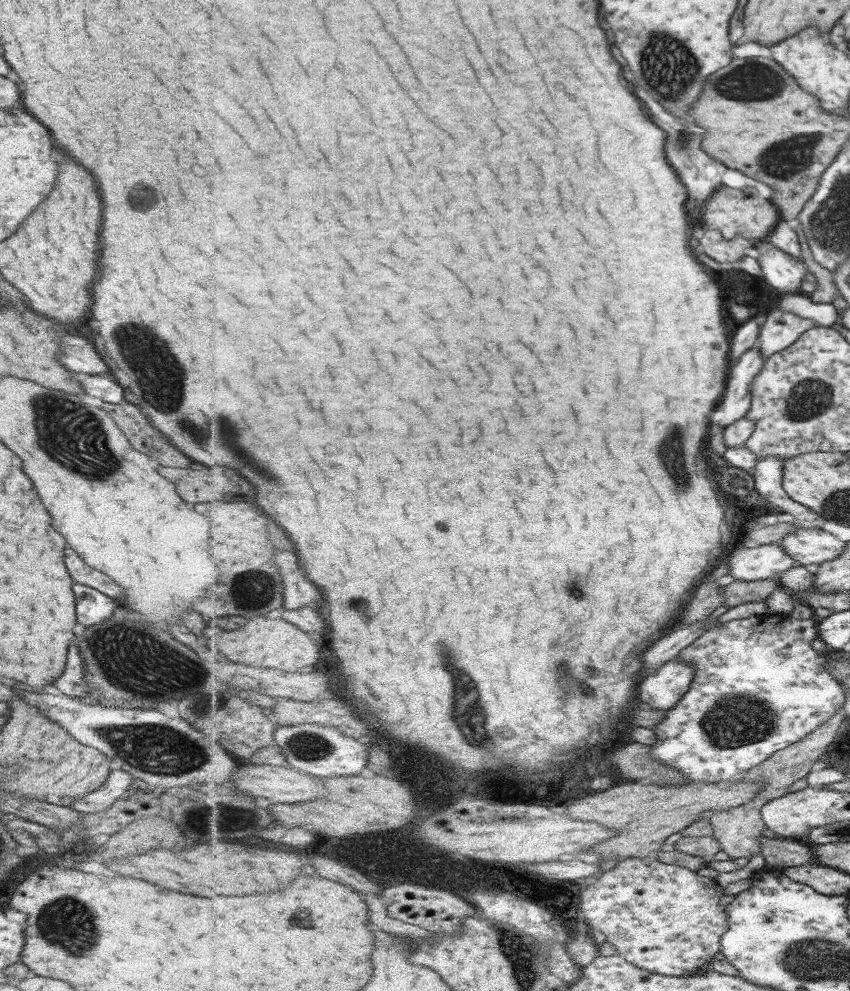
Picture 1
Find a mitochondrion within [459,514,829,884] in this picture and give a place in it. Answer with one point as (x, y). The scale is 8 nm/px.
(735, 721)

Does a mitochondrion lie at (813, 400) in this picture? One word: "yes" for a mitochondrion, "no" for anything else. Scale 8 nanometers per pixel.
yes

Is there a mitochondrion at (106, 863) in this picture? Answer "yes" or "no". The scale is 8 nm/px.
no

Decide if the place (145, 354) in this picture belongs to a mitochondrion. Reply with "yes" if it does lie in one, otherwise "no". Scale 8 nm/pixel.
yes

